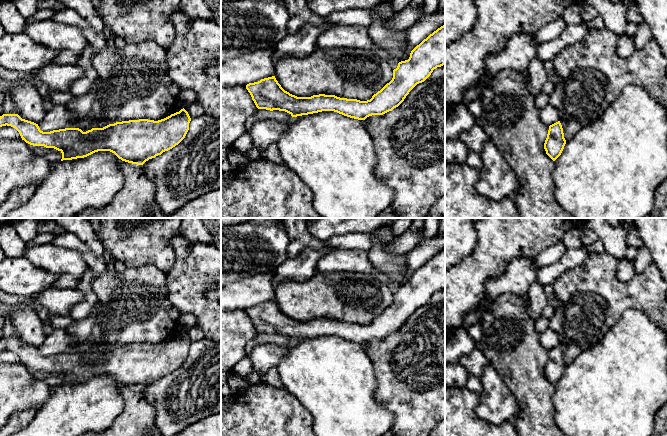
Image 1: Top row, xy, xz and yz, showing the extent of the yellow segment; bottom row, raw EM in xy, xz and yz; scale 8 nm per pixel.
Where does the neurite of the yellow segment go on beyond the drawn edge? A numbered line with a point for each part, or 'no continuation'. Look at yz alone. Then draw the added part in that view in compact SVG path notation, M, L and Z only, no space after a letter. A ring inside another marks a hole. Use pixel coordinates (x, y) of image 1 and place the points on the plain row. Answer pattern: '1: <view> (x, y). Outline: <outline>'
no continuation

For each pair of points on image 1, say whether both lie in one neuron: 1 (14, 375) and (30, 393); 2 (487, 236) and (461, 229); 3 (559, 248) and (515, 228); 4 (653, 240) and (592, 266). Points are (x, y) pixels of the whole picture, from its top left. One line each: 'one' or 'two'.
1: one
2: two
3: two
4: two

